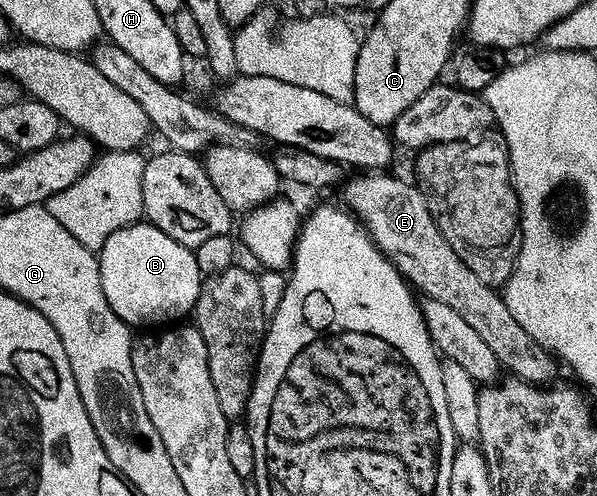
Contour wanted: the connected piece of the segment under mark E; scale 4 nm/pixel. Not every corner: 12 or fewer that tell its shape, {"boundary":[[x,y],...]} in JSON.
{"boundary":[[356,173],[343,206],[421,296],[450,305],[509,376],[557,360],[450,249],[415,182]]}

